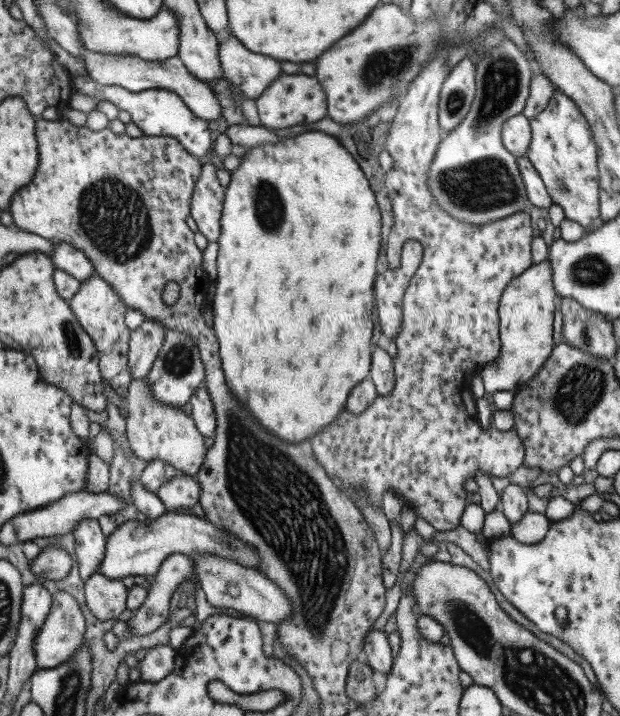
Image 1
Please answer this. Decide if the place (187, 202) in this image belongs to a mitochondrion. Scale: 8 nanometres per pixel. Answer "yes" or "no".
no

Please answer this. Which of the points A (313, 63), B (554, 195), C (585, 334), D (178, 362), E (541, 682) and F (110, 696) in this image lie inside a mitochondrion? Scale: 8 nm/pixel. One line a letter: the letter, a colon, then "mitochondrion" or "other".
A: other
B: other
C: mitochondrion
D: mitochondrion
E: mitochondrion
F: other

